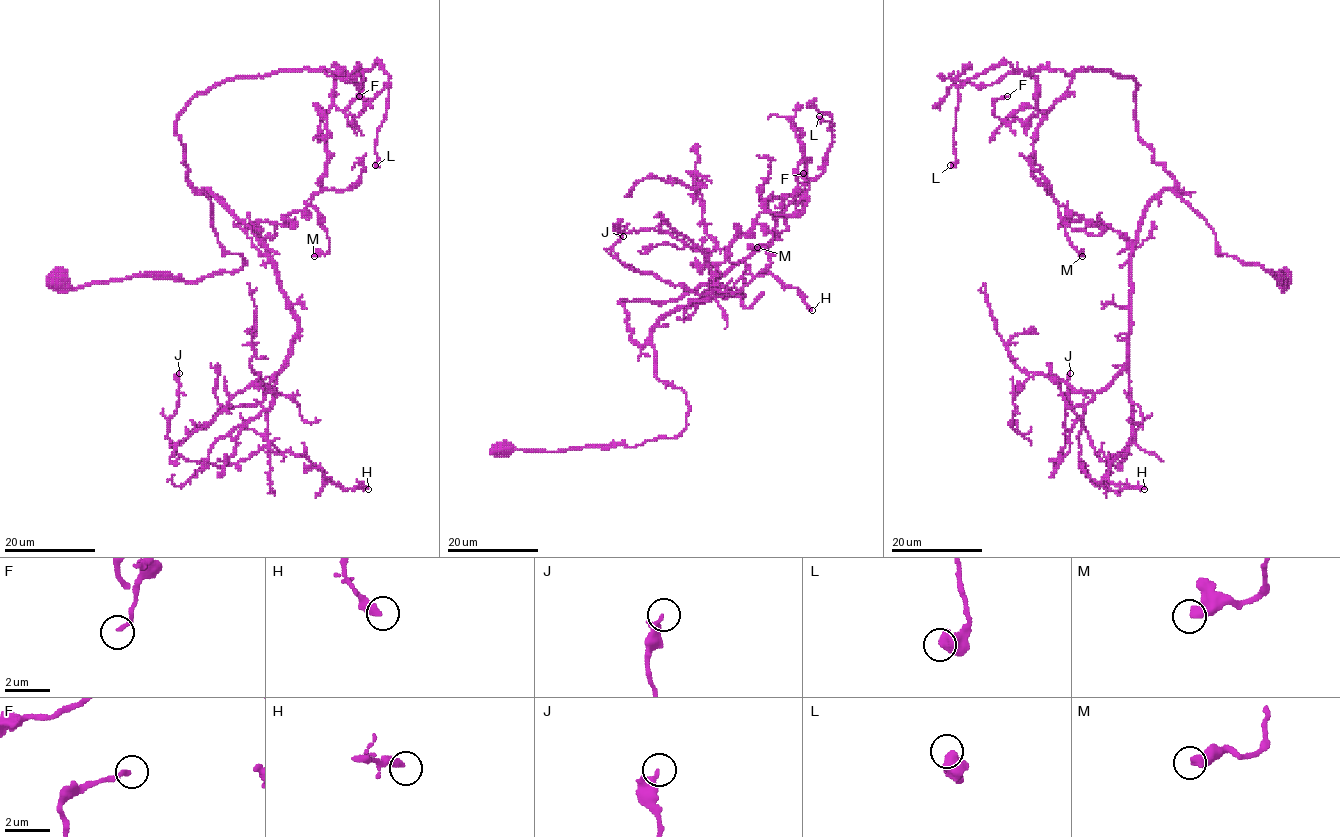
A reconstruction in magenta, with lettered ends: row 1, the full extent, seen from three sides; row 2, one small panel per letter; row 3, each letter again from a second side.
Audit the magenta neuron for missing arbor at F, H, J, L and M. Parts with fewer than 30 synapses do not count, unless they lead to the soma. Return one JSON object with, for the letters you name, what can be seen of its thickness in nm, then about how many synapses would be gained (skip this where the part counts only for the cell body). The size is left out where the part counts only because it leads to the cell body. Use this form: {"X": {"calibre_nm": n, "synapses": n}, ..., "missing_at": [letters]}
{"missing_at": []}

